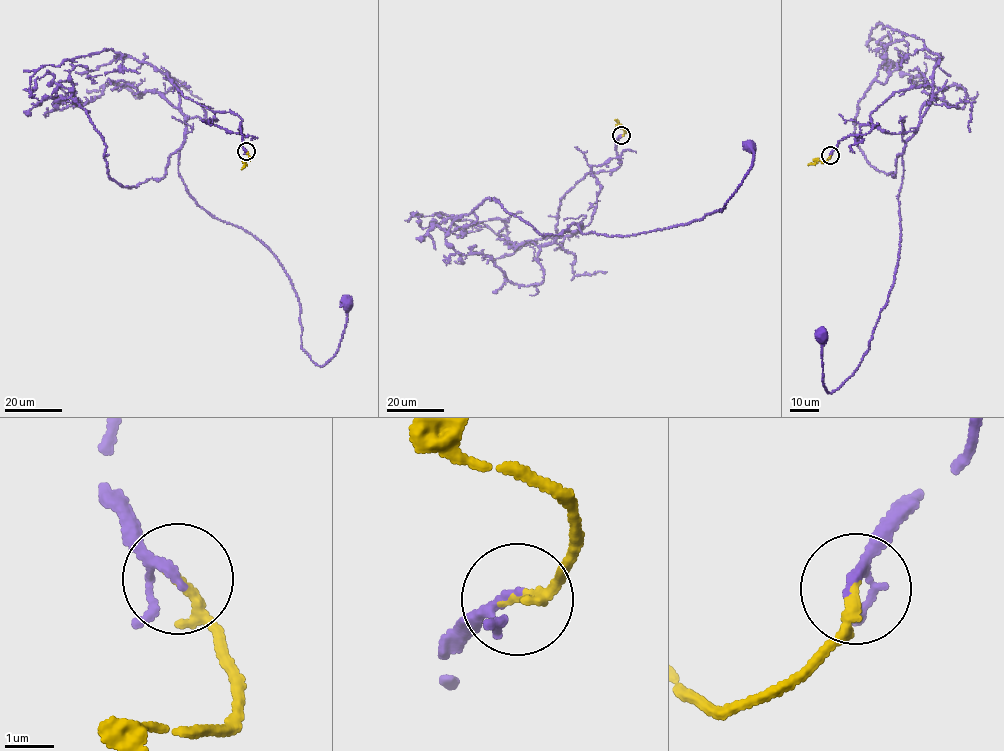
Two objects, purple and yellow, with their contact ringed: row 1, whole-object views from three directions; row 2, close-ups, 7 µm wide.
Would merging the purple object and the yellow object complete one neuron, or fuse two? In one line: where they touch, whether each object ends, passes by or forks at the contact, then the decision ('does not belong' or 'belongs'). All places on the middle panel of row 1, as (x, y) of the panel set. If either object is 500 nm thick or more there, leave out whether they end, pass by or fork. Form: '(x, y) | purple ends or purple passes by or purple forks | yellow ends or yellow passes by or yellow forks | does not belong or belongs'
(621, 135) | purple passes by | yellow ends | belongs

